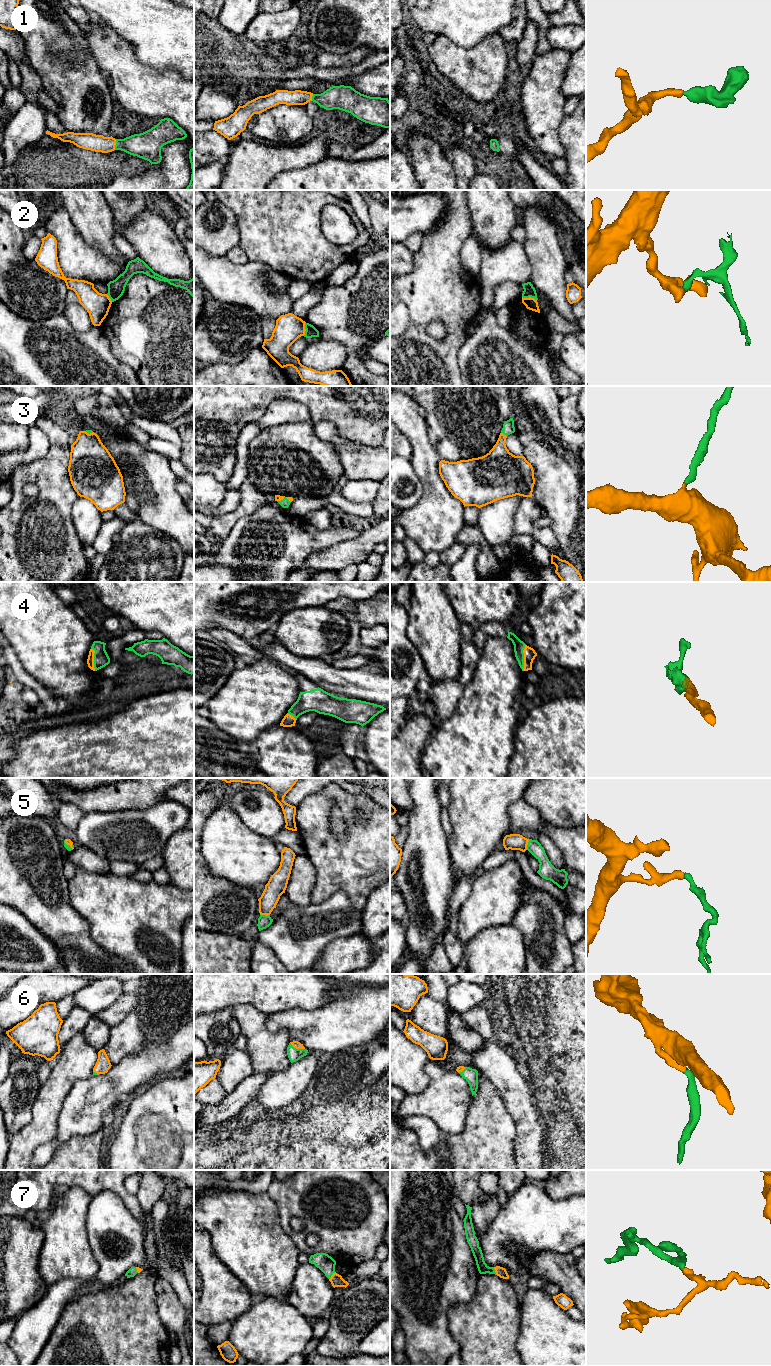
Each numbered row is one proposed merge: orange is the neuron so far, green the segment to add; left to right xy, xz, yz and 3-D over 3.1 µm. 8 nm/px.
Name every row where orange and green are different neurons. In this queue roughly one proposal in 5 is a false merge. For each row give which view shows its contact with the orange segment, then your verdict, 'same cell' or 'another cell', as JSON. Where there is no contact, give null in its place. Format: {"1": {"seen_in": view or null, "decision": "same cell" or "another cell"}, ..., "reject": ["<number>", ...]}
{"1": {"seen_in": "xy", "decision": "same cell"}, "2": {"seen_in": "yz", "decision": "another cell"}, "3": {"seen_in": "yz", "decision": "same cell"}, "4": {"seen_in": "yz", "decision": "same cell"}, "5": {"seen_in": "yz", "decision": "same cell"}, "6": {"seen_in": "xz", "decision": "same cell"}, "7": {"seen_in": "xz", "decision": "same cell"}, "reject": ["2"]}

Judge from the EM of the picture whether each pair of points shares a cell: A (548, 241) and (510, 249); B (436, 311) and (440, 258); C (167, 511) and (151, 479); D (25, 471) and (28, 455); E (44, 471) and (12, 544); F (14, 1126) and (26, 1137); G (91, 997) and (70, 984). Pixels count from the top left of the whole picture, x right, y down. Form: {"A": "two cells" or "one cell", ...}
{"A": "two cells", "B": "one cell", "C": "one cell", "D": "two cells", "E": "one cell", "F": "two cells", "G": "two cells"}

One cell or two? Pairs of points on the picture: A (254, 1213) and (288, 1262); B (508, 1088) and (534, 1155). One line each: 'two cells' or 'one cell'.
A: one cell
B: one cell

